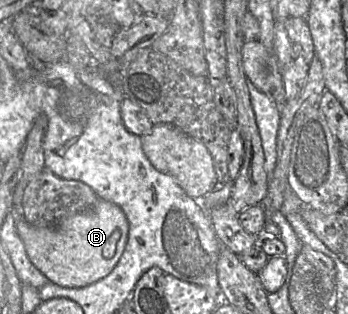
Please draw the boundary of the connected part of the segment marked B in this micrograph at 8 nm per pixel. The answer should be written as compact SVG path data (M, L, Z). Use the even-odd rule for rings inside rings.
M99 199L89 210L65 219L56 227L31 225L20 213L16 226L26 253L35 267L50 282L68 288L85 287L110 274L124 252L129 233L129 223L123 210L103 199Z

